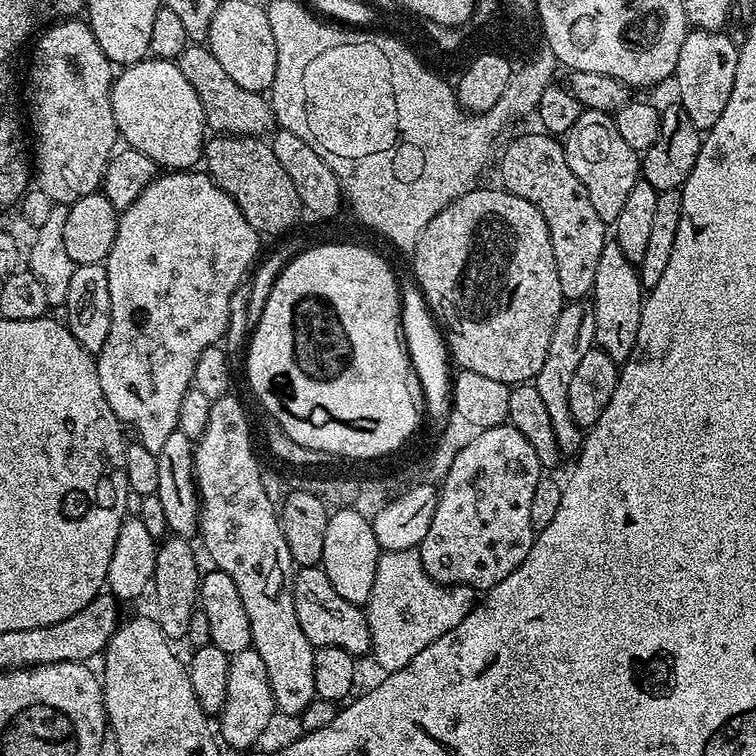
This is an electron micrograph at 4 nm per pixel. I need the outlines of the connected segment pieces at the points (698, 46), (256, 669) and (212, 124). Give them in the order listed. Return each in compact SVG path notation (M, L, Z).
M724 30L689 31L687 38L682 42L682 50L678 54L678 66L674 73L676 92L680 95L678 103L686 110L686 114L690 114L690 120L694 122L694 126L701 130L711 130L718 122L718 118L722 118L722 110L726 110L726 102L730 102L730 94L734 90L740 50L737 41L732 41L726 33L727 31Z
M252 647L231 656L228 665L230 674L226 678L226 702L218 713L218 736L225 745L228 743L232 748L248 748L259 742L272 715L277 715L276 699L272 693L270 678L266 678L266 665Z
M189 43L182 50L178 63L182 74L186 74L186 82L194 86L198 102L202 102L207 127L213 133L263 137L273 131L274 117L269 97L254 90L242 90L242 86L238 86L238 82L226 74L225 68L218 63L218 58L214 58L214 54L203 43Z

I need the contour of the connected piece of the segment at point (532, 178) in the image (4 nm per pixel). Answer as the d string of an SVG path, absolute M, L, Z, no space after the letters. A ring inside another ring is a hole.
M543 131L528 132L520 136L504 152L500 160L500 176L503 187L518 198L526 198L546 218L550 230L550 242L554 246L554 258L558 266L558 282L562 282L565 301L591 297L594 273L598 270L598 258L606 242L606 221L598 218L586 194L586 186L570 170L566 162L563 143L557 137Z

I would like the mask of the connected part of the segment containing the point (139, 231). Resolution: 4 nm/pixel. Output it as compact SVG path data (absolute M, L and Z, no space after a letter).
M168 170L157 175L142 194L128 208L119 213L114 234L114 246L110 246L110 254L104 264L110 286L110 334L106 334L106 346L95 353L98 382L102 382L102 394L106 394L106 402L110 402L110 410L120 419L121 425L129 429L136 428L135 439L146 450L160 452L166 438L176 432L179 426L179 406L183 395L193 387L194 366L202 350L219 345L225 339L228 329L231 296L241 287L248 267L256 260L256 251L260 248L262 236L252 228L250 222L242 214L234 198L212 180L207 171L200 170Z

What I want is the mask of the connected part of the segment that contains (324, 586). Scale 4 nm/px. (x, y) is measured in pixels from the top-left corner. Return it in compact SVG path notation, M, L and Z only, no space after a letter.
M323 568L299 569L292 581L292 593L294 594L294 614L298 614L298 626L302 626L302 634L306 634L313 649L341 648L357 658L363 657L363 652L365 655L371 649L372 639L365 609L354 602L346 602L346 598L341 598L338 590L334 590L334 586L330 586L330 578L326 578Z

